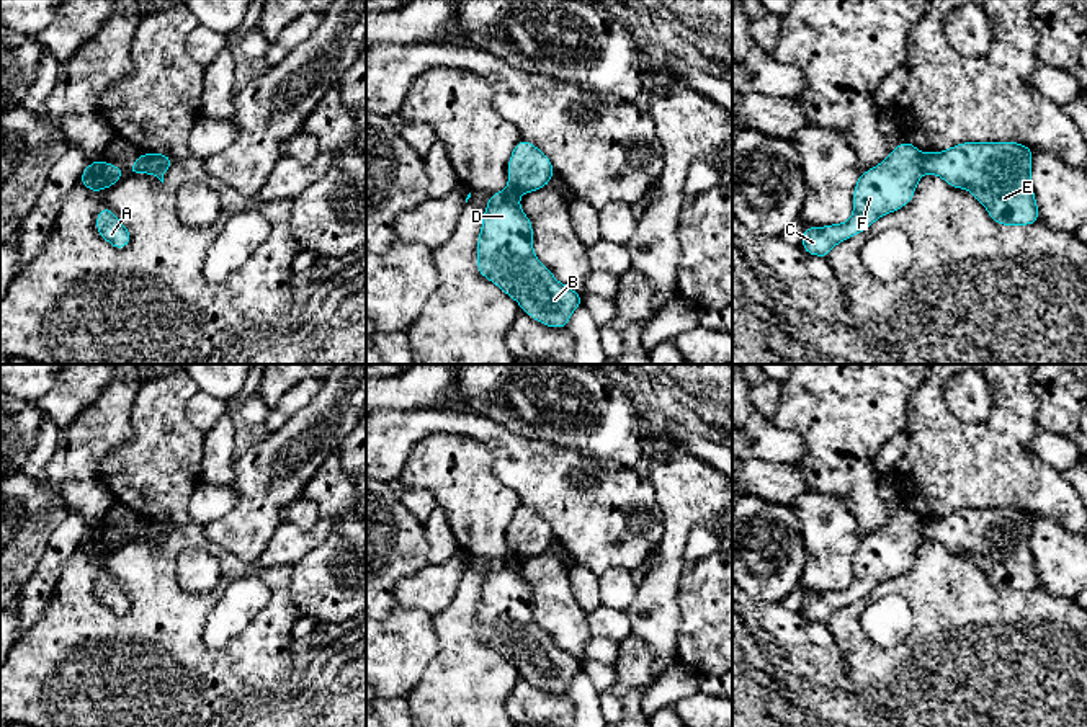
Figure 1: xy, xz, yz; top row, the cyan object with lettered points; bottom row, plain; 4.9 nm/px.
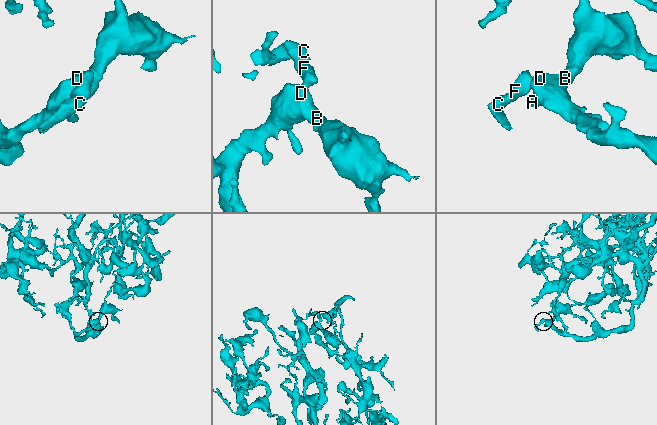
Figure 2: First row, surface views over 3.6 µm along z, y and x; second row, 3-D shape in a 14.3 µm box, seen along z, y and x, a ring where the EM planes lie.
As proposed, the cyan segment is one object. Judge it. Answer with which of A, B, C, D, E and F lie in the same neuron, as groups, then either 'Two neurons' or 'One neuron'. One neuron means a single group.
Groups: A B D E / C F. Two neurons

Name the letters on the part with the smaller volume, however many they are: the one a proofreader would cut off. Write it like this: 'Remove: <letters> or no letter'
Remove: C, F

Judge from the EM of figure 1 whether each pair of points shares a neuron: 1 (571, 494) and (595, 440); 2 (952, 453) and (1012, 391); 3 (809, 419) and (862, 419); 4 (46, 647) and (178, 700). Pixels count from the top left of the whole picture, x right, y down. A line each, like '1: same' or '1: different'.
1: different
2: same
3: same
4: same

